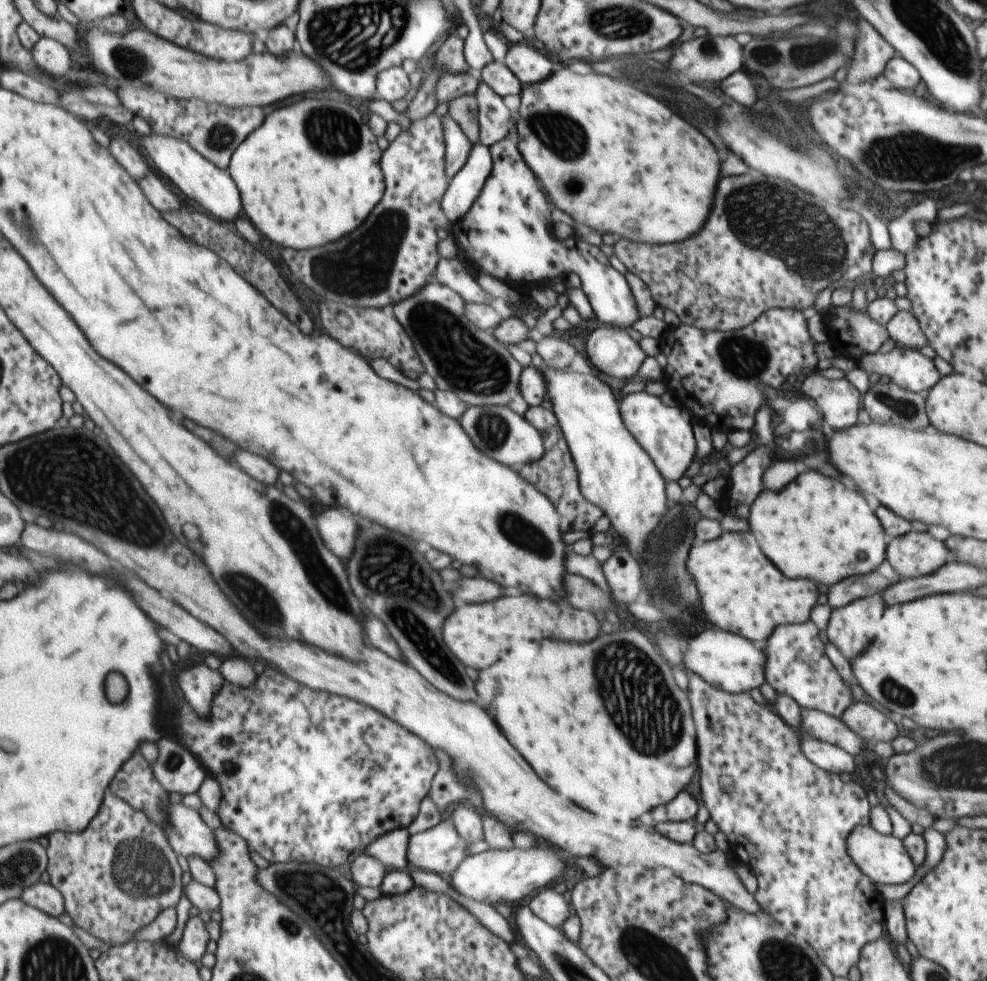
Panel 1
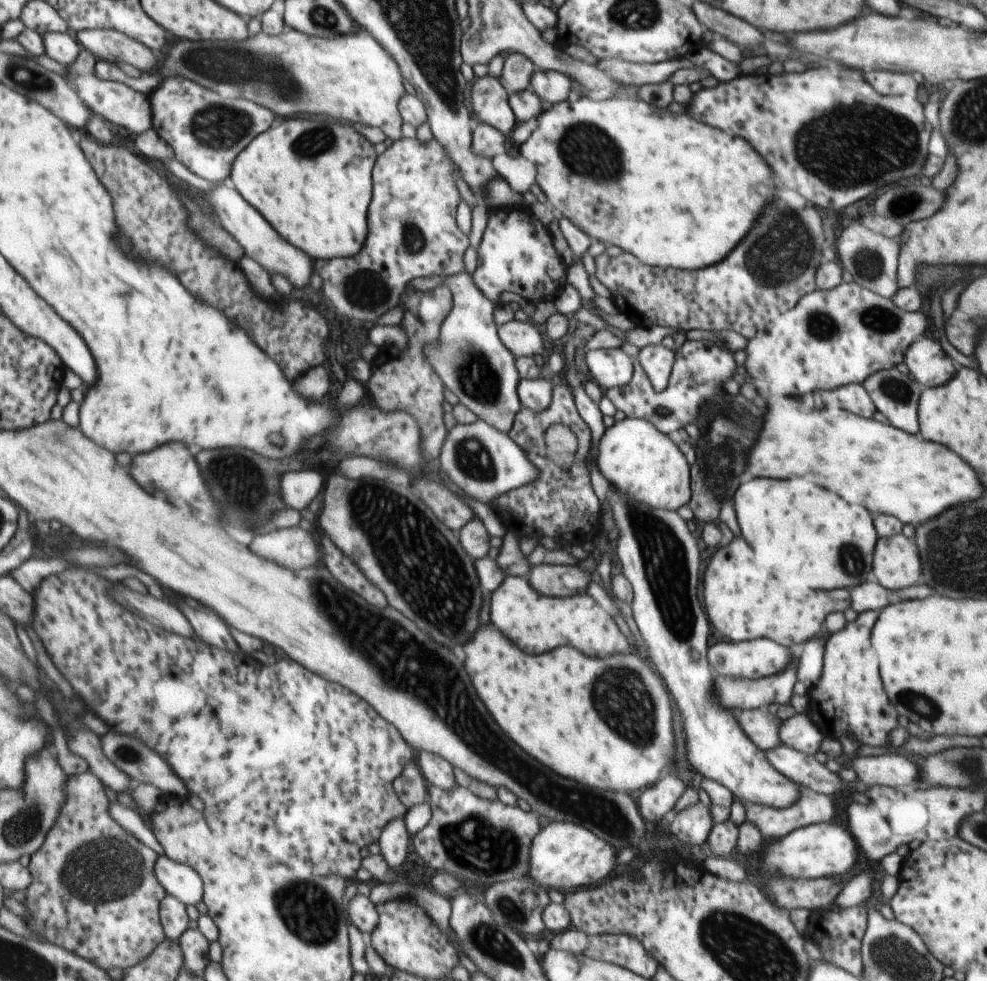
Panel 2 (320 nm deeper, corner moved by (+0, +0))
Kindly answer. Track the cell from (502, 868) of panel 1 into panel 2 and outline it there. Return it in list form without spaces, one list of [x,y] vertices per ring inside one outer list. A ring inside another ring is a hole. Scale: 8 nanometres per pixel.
[[[551,822],[529,842],[527,877],[545,890],[572,892],[592,887],[601,880],[605,881],[613,868],[615,868],[615,848],[611,848],[607,842],[599,840],[589,830],[575,824]]]

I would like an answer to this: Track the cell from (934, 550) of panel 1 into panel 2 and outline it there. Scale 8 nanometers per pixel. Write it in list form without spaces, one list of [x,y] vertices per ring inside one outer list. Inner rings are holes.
[[[903,534],[880,537],[874,552],[873,579],[886,590],[899,591],[917,584],[922,577],[917,548]]]

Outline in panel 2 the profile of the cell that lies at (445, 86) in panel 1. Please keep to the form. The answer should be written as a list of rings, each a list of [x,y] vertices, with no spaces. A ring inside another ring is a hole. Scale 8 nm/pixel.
[[[507,53],[499,82],[507,90],[508,95],[529,88],[529,80],[533,74],[533,64],[529,58],[518,53]]]

